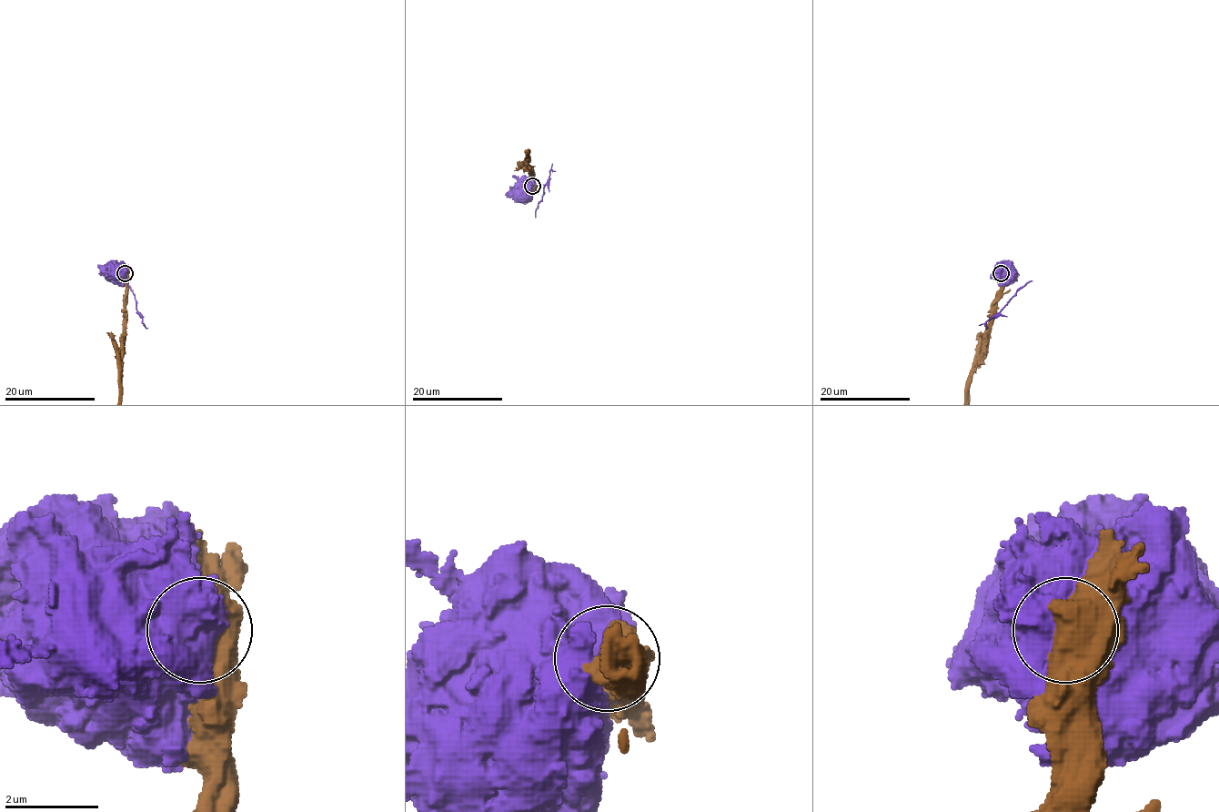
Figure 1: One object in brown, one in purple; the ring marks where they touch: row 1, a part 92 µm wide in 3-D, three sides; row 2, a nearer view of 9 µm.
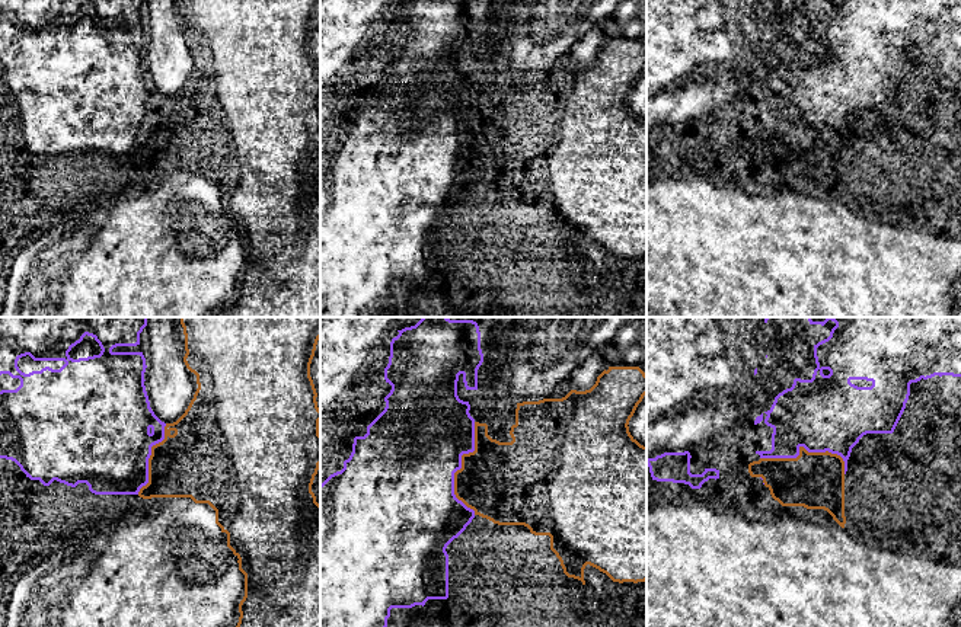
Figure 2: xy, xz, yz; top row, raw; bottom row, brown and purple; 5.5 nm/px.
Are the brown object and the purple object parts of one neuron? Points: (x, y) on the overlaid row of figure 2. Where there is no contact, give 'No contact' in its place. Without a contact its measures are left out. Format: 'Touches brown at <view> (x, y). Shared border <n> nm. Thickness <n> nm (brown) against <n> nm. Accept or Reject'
Touches brown at xz (462, 467). Shared border 500 nm. Thickness 440 nm (brown) against 460 nm. Reject

